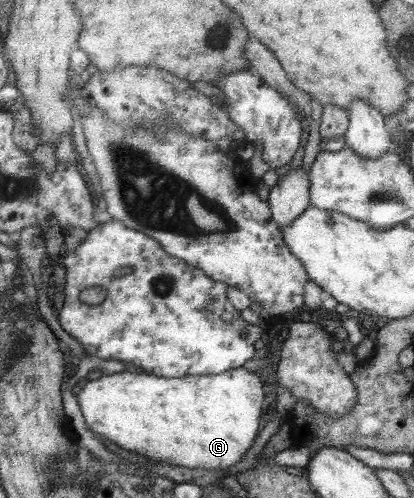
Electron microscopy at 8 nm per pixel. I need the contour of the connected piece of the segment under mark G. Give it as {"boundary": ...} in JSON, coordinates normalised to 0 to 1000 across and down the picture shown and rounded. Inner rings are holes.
{"boundary":[[[589,737],[531,751],[486,751],[440,759],[382,759],[367,751],[295,745],[220,763],[188,799],[210,855],[285,898],[401,932],[449,940],[556,940],[609,900],[628,863],[633,811],[647,779],[633,749]]]}

